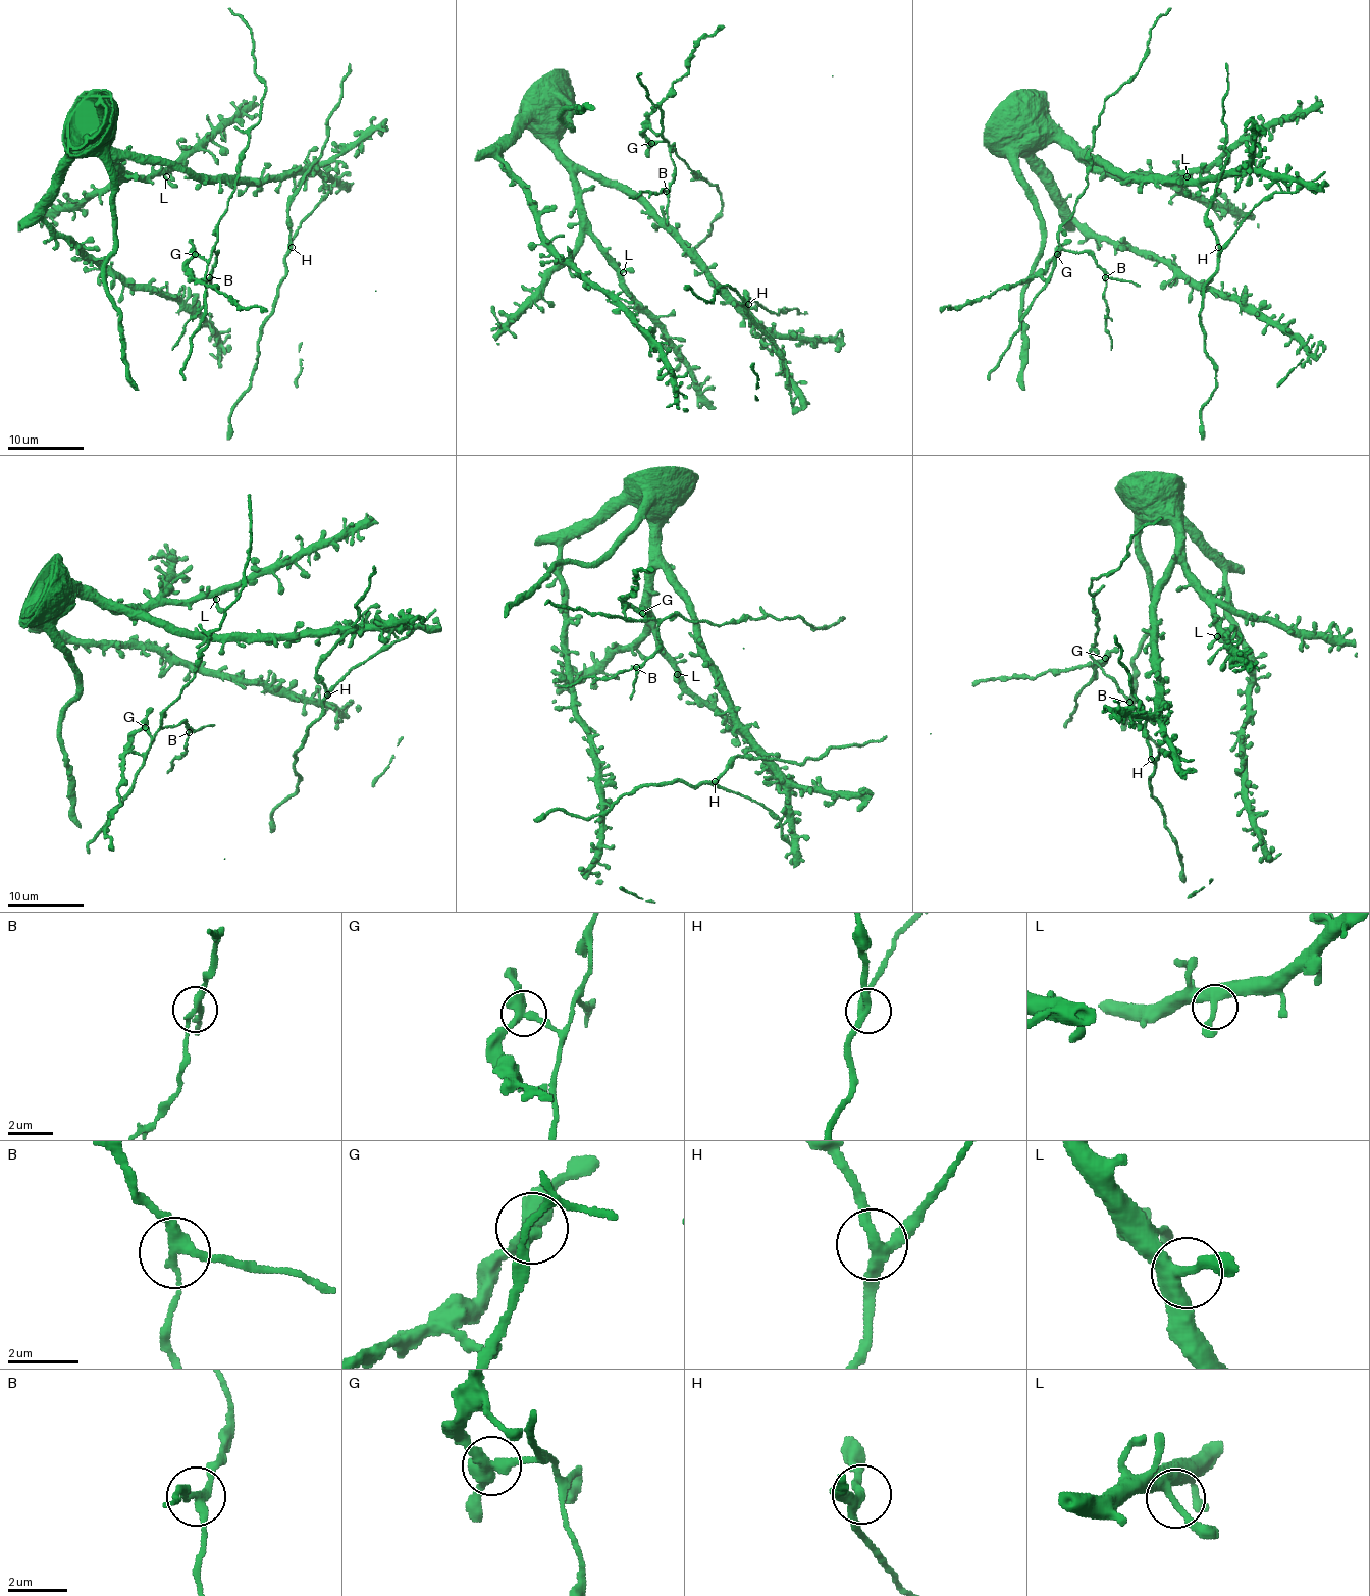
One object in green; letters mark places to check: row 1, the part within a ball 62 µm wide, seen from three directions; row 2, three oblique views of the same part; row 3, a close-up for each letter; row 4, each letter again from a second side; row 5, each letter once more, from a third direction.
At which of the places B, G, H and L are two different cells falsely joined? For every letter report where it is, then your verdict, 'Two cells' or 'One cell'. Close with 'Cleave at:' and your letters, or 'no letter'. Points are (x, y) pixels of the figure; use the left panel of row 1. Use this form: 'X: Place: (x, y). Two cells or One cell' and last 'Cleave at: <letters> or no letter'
B: Place: (209, 277). Two cells
G: Place: (195, 254). Two cells
H: Place: (292, 247). One cell
L: Place: (166, 176). One cell
Cleave at: B, G

